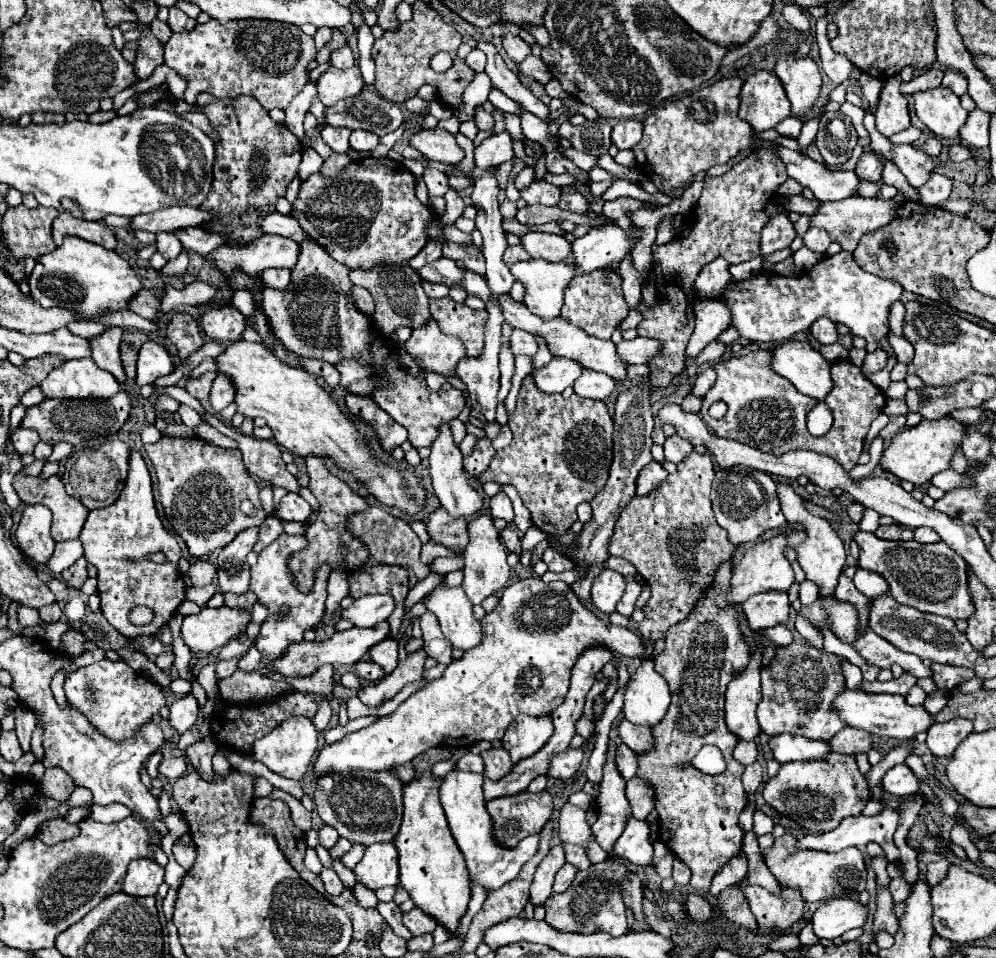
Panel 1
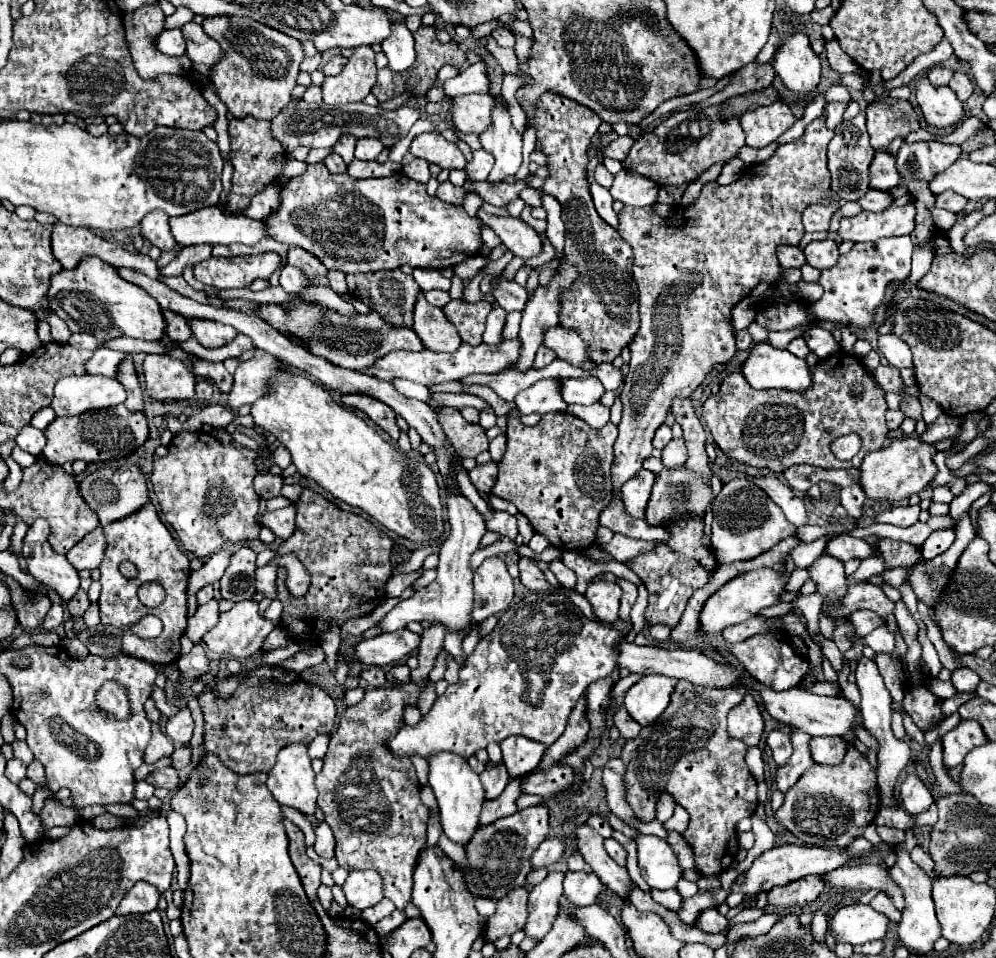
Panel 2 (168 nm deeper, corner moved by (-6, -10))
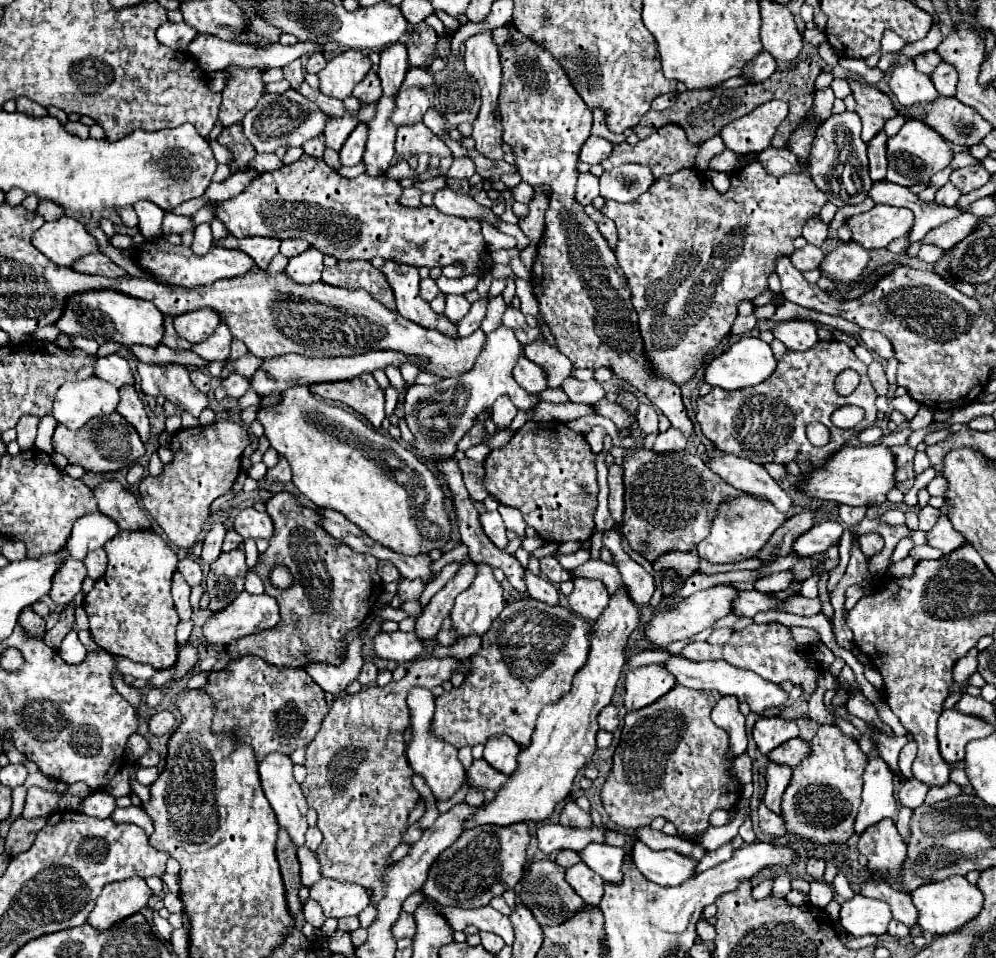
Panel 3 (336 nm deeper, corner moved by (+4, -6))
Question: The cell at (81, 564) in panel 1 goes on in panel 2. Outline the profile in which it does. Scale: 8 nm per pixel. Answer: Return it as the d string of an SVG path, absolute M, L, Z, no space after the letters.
M81 588L69 602L67 602L67 610L73 614L73 618L79 618L85 614L85 610L89 608L89 598L87 598L87 592Z

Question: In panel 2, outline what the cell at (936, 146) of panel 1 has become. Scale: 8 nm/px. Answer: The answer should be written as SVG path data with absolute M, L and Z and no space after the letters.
M937 140L903 144L897 152L897 170L901 178L919 178L929 182L935 174L949 168L959 158L959 154L959 146L943 144Z

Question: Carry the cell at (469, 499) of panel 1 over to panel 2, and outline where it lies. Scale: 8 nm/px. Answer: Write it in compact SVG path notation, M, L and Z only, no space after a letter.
M445 484L445 502L447 502L447 522L449 522L449 528L451 528L451 534L449 538L443 542L441 546L441 552L439 552L439 566L437 566L437 578L427 586L427 588L421 588L419 592L415 592L409 600L403 600L399 602L377 626L383 630L383 632L395 632L399 628L405 628L409 622L423 622L427 620L429 624L443 624L447 628L447 632L461 632L465 628L471 628L473 626L473 620L471 620L471 608L473 608L473 574L469 570L469 558L471 554L477 550L483 534L487 532L487 526L485 526L485 516L465 498L465 494L459 490L459 492L451 492L451 488L447 488Z

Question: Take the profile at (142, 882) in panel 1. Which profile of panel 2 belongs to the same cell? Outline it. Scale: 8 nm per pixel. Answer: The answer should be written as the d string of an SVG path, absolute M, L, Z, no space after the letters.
M139 882L127 892L127 896L123 898L123 902L117 908L117 914L145 914L145 912L151 912L151 910L157 908L159 896L161 896L161 892L155 886L151 886L147 882Z

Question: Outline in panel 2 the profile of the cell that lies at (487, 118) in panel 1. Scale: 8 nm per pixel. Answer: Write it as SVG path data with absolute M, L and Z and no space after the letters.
M469 94L457 96L453 106L453 120L463 134L481 134L491 126L491 106L493 96L489 94Z

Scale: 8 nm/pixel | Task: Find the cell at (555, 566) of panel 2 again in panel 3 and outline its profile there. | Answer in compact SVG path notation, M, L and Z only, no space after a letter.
M547 556L547 558L541 558L541 574L551 580L553 584L561 584L565 580L571 580L571 574L553 558L553 556Z

